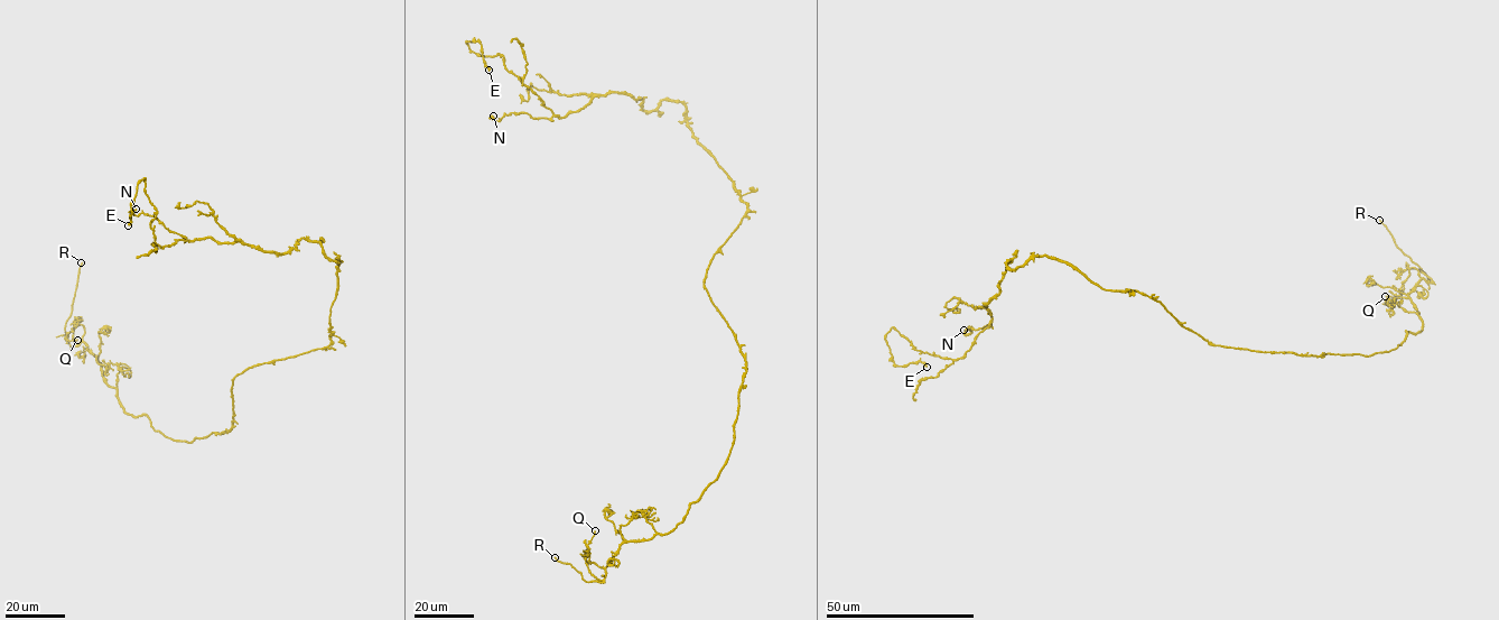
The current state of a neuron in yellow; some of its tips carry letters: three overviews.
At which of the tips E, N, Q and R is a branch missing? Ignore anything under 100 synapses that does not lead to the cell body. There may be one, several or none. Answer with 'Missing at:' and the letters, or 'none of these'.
Missing at: R

